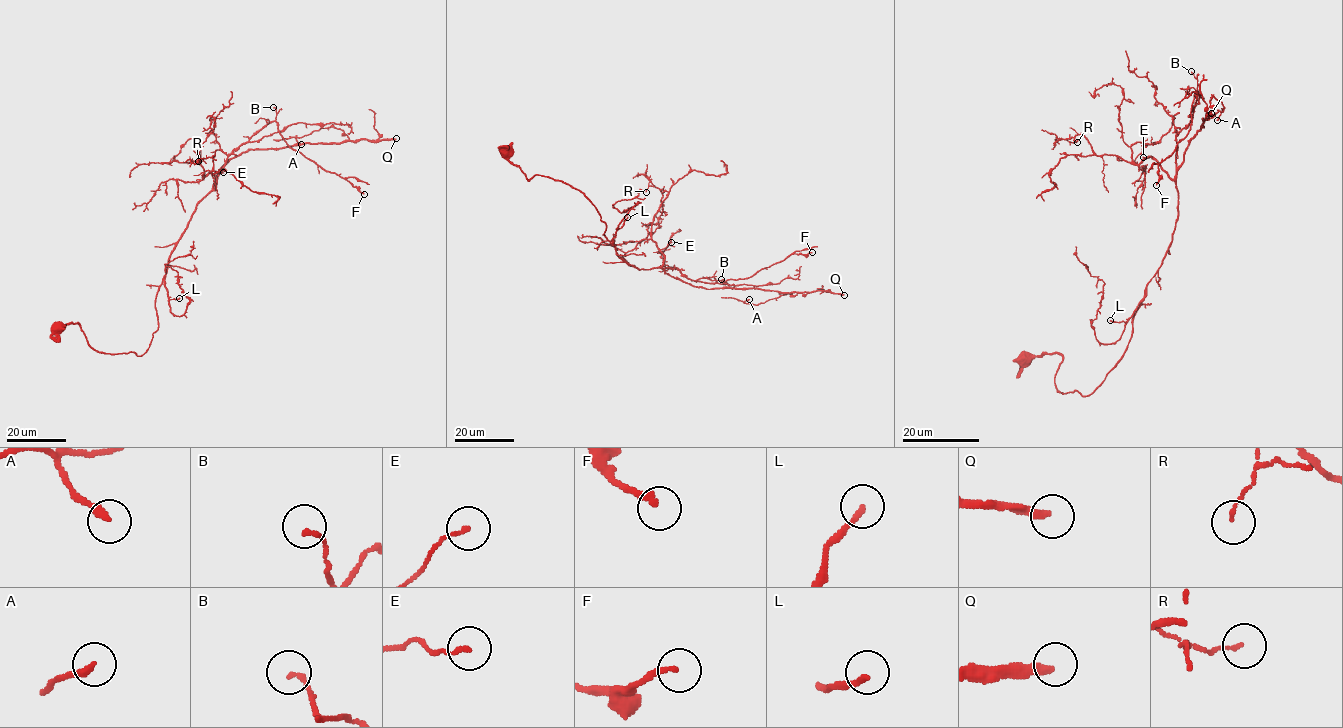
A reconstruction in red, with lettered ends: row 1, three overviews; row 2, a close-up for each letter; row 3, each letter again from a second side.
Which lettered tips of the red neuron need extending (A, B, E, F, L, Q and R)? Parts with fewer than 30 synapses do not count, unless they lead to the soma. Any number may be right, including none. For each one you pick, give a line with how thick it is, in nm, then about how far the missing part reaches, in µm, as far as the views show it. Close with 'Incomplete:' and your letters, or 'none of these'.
Q: calibre 280 nm; missing 100 µm
Incomplete: Q

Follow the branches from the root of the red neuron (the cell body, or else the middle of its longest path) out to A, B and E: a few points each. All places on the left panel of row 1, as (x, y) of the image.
A: (57, 326), (142, 355), (168, 258), (218, 171), (250, 149), (349, 138), (330, 126), (301, 144)
B: (57, 326), (76, 323), (99, 352), (146, 351), (175, 243), (227, 157), (275, 120), (273, 107)
E: (57, 326), (76, 323), (99, 352), (142, 355), (168, 258), (223, 172)

